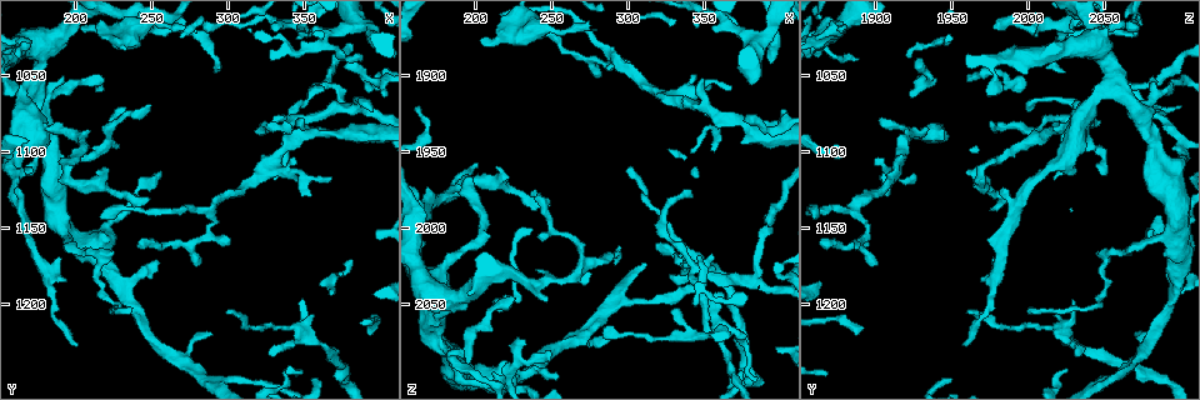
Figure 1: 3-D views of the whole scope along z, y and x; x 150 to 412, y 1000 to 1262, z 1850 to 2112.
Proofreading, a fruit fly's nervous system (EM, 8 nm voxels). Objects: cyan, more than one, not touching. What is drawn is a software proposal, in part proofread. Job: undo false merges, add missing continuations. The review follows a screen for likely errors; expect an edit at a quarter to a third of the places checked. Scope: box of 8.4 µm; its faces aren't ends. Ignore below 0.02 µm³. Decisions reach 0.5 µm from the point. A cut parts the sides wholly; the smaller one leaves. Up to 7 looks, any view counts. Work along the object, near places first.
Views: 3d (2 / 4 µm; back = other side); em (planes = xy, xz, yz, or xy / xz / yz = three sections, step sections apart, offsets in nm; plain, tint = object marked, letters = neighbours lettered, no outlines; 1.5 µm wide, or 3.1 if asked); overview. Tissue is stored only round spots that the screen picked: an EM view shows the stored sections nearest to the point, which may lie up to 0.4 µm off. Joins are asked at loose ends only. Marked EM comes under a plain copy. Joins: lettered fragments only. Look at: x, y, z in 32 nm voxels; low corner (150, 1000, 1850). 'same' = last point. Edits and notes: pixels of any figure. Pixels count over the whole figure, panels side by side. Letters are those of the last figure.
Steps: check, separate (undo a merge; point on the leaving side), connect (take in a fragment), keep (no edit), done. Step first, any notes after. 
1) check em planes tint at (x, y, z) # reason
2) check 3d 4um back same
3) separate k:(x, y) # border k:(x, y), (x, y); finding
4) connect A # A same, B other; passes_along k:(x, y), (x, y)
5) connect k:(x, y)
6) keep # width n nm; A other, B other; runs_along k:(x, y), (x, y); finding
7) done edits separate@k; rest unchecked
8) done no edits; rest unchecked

check 3d 4um at (254, 1172, 2098) # free end

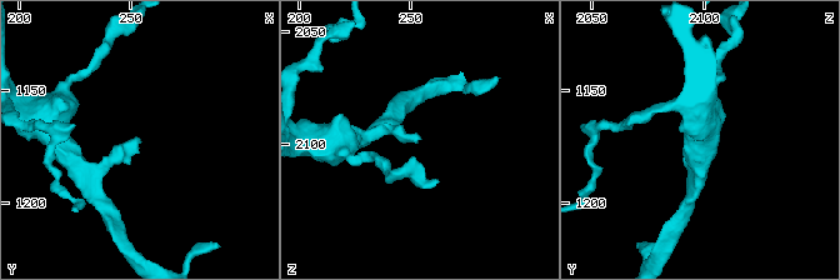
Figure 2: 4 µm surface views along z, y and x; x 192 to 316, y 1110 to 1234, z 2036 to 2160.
check em xy step 8 tint at (254, 1171, 2098)

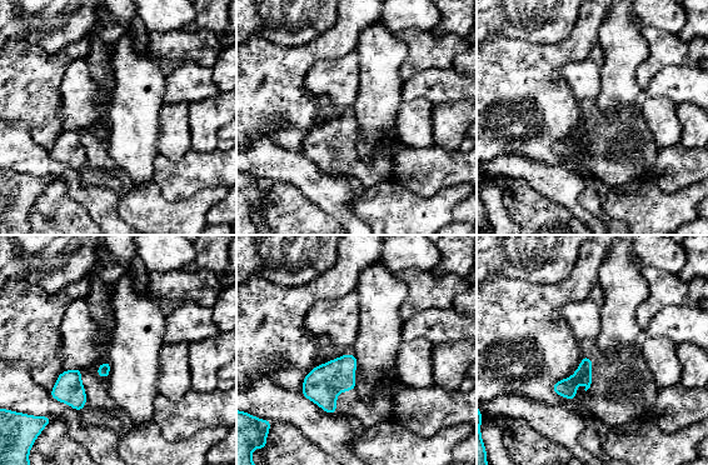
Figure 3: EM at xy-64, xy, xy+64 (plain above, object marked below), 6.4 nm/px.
check em planes letters same # cut it another way

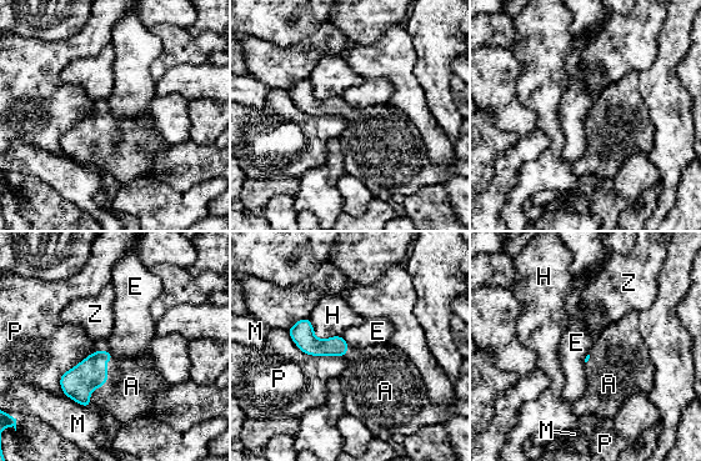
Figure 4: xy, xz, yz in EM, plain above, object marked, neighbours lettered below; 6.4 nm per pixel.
connect A # longest_contact P 400 nm; A same, E other, H other, M other, P other, Z other; passes_along 4:(78, 382), (104, 382), (131, 386); the neuron continues

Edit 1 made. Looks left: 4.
check 3d 2um at (238, 1016, 2028) # free end

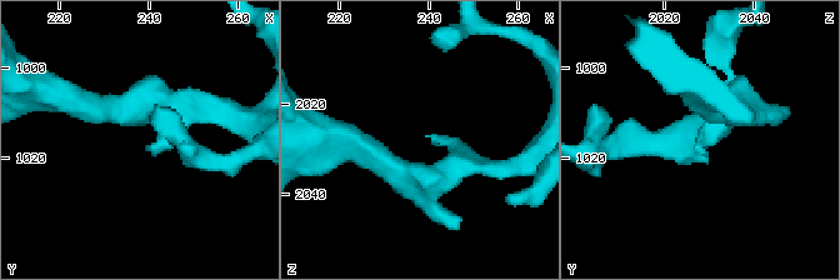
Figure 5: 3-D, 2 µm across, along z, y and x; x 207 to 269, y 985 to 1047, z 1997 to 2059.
check em planes tint at (240, 1017, 2028)

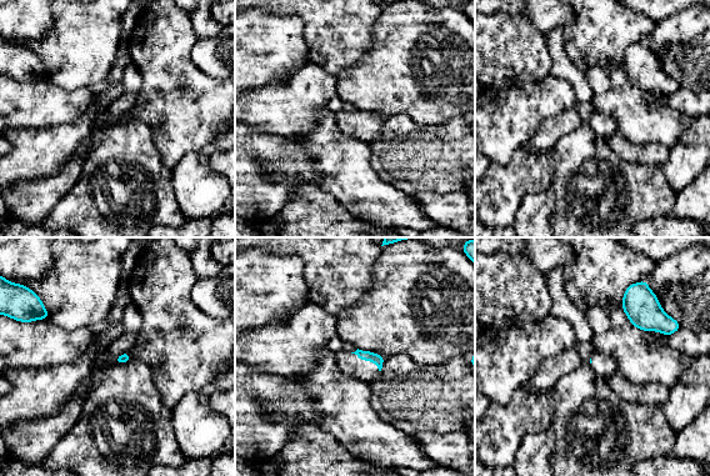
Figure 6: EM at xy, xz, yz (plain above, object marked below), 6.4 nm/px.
check em planes letters same

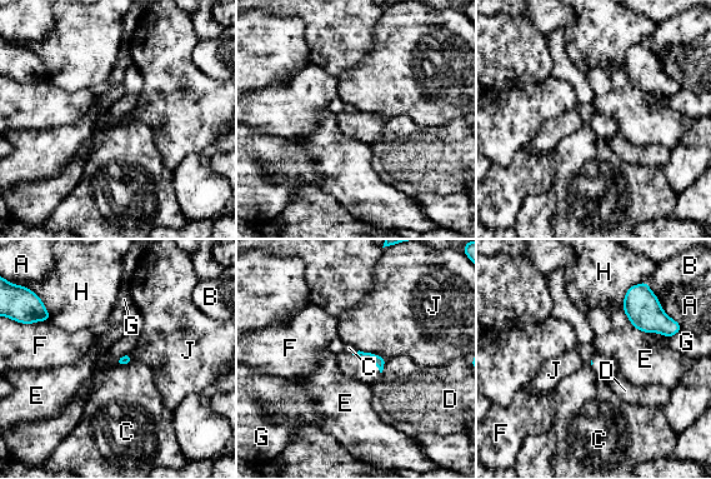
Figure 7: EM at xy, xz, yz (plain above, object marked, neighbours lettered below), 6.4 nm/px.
keep # longest_contact E 360 nm; A other, B other, C other, D other, E other, F other, G other, H other, J other; border 7:(114, 362), (119, 364), (131, 362); none of them fits

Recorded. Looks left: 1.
done edits connect@4; rest unchecked

